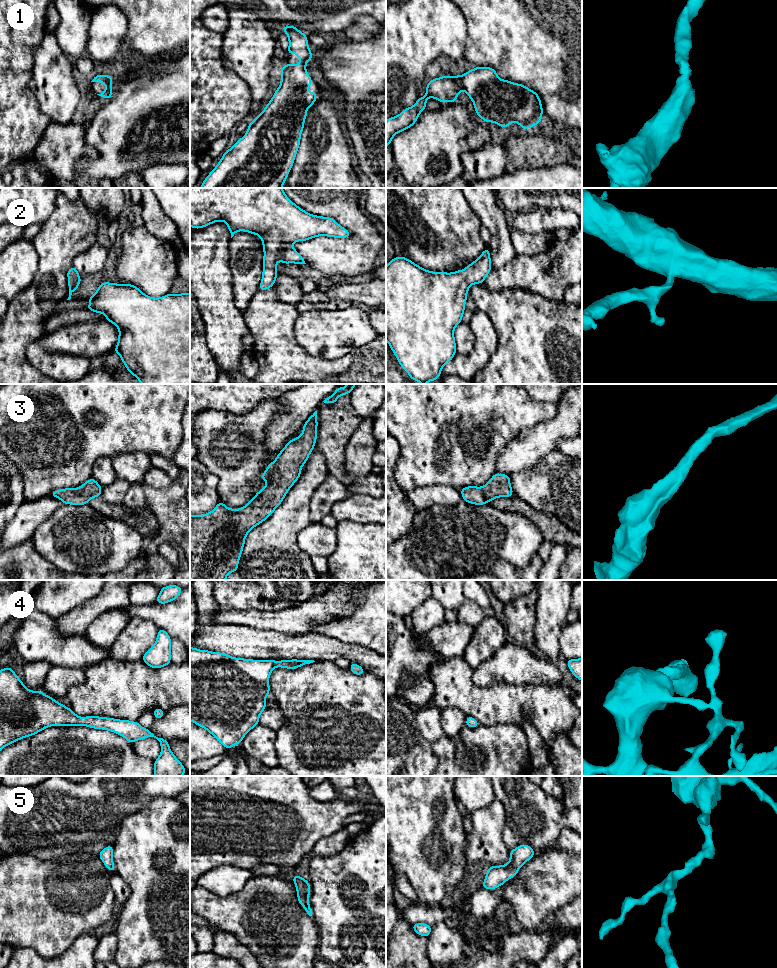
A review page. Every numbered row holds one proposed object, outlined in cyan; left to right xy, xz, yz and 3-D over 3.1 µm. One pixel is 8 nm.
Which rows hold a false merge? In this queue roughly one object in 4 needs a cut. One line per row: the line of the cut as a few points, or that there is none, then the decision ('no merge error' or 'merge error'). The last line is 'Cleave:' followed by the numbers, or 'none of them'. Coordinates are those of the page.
1: no cut | no merge error
2: no cut | no merge error
3: no cut | no merge error
4: no cut | no merge error
5: no cut | no merge error
Cleave: none of them

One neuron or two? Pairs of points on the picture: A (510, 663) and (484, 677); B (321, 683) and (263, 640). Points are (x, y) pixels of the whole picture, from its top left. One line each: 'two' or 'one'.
A: one
B: two

